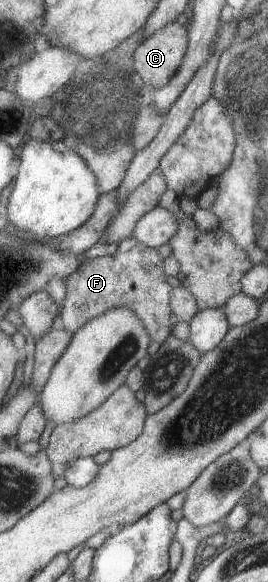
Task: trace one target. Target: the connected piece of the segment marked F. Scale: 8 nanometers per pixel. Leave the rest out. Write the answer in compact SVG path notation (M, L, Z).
M132 237L118 241L112 255L82 261L67 276L65 282L65 295L59 308L63 329L74 334L90 319L110 309L124 307L130 309L141 322L151 340L152 348L162 344L171 334L173 323L169 305L173 288L166 282L162 261L157 248L147 247Z

